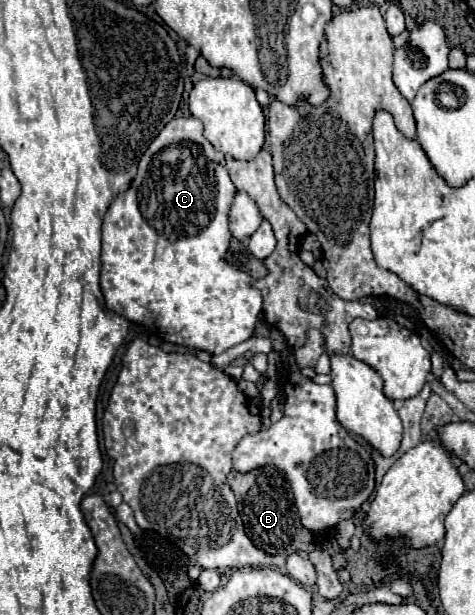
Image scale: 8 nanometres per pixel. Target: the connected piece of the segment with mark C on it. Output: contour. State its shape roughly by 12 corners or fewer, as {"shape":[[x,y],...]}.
{"shape":[[169,121],[103,221],[109,311],[219,355],[263,307],[235,187]]}

